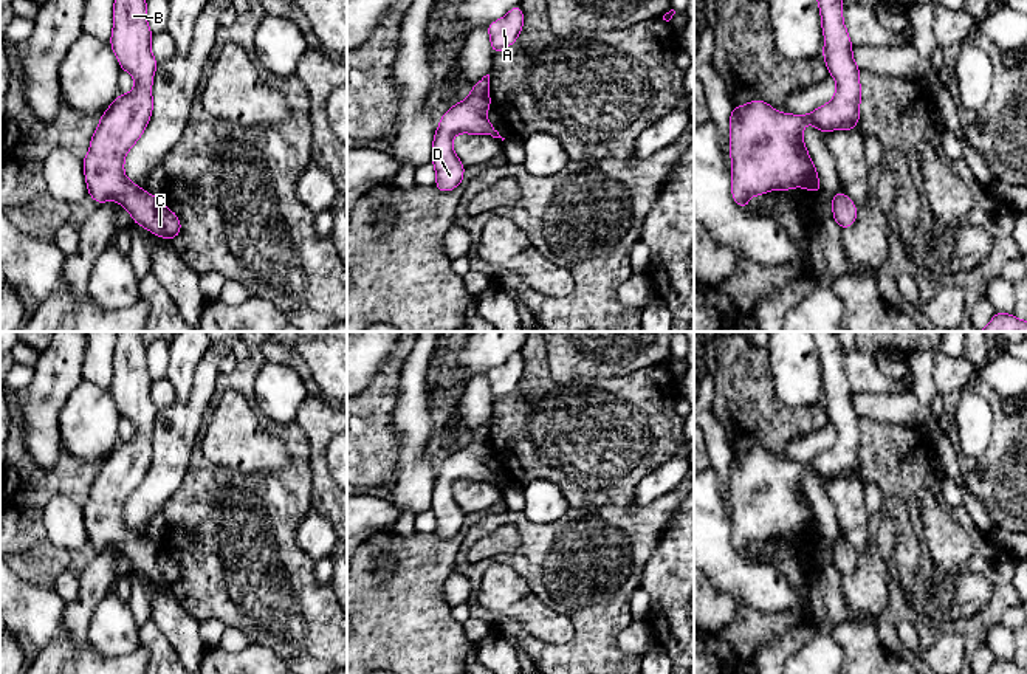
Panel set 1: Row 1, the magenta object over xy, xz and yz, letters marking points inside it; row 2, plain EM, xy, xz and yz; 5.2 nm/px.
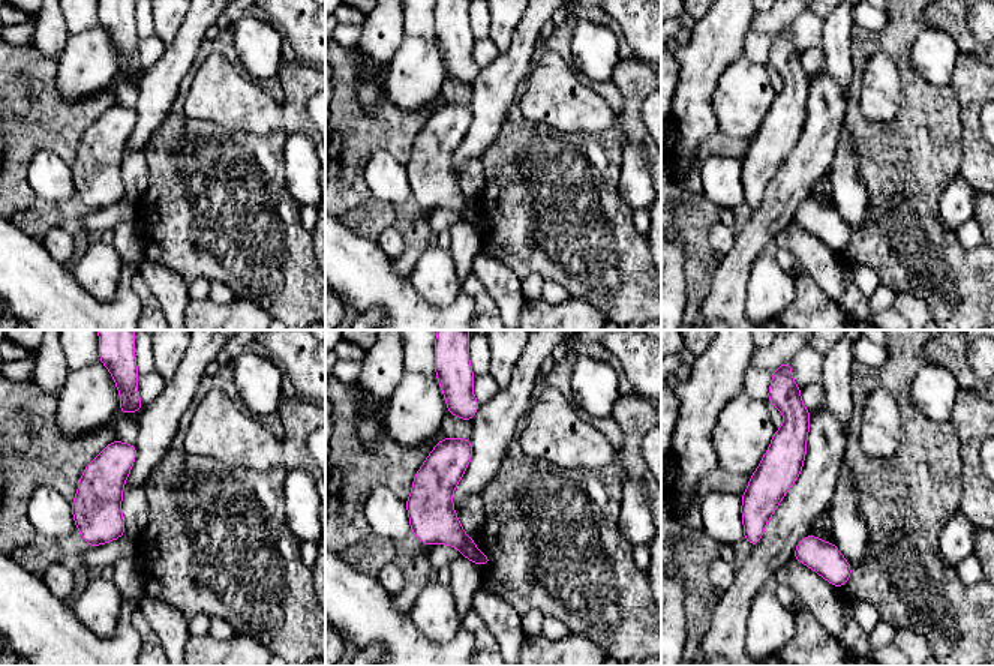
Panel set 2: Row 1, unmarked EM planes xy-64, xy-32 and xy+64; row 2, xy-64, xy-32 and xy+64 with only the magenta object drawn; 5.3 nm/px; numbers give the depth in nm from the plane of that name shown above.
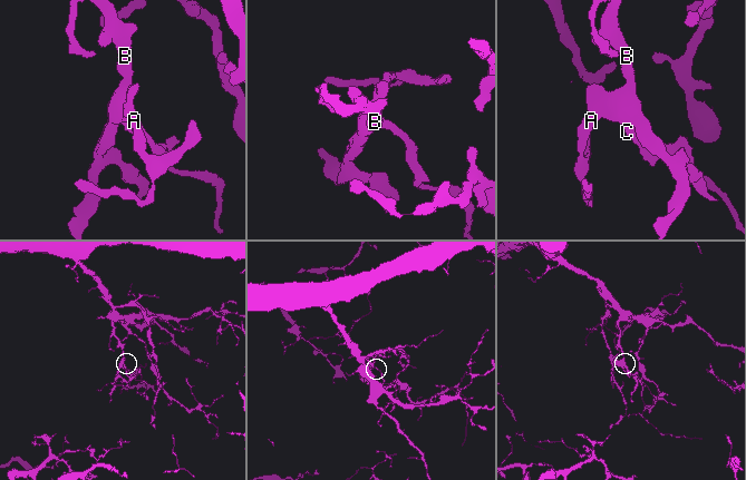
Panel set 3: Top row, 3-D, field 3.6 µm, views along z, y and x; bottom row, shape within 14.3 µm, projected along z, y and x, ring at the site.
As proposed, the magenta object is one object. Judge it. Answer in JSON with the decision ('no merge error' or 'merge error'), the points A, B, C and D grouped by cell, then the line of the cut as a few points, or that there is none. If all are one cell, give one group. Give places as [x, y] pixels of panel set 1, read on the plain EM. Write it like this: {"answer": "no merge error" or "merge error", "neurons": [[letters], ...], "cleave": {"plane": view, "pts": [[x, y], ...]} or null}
{"answer": "no merge error", "neurons": [["A", "B", "C", "D"]], "cleave": null}

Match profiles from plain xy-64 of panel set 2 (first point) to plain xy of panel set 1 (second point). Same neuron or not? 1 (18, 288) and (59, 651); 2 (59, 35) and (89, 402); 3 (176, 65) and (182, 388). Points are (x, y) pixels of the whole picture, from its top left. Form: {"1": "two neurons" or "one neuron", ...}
{"1": "two neurons", "2": "two neurons", "3": "two neurons"}

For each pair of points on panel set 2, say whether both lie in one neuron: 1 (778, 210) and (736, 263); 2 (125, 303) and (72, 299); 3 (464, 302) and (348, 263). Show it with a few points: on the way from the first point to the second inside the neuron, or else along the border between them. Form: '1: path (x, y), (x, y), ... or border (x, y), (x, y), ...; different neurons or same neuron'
1: path (765, 224), (745, 249); same neuron
2: path (111, 311), (86, 311); same neuron
3: path (435, 314), (410, 314), (387, 291), (377, 287); same neuron

